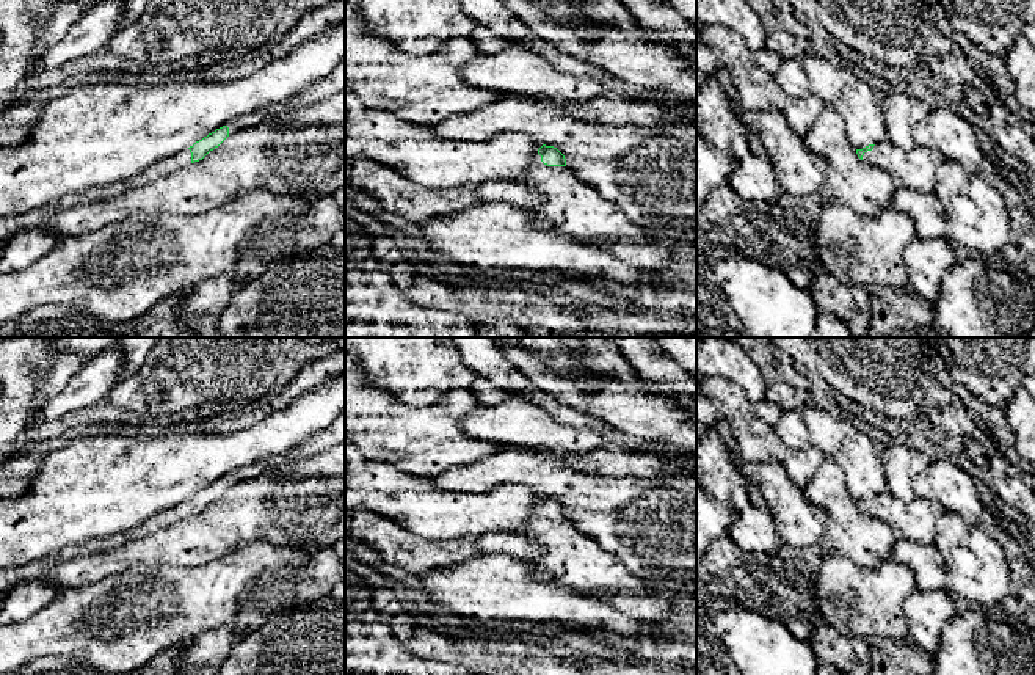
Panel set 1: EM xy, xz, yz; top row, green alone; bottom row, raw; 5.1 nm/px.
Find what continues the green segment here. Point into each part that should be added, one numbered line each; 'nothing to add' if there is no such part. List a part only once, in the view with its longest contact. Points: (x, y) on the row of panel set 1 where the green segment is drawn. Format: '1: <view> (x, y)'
1: xz (568, 204)

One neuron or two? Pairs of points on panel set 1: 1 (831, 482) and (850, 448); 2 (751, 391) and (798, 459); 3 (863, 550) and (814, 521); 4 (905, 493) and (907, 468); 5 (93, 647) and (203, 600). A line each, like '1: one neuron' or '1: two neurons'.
1: two neurons
2: two neurons
3: two neurons
4: one neuron
5: one neuron

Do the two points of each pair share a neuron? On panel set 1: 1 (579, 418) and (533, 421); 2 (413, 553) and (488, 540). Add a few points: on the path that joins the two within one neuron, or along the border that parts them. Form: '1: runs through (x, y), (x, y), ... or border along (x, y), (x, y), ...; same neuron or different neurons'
1: border along (526, 397), (538, 402), (560, 423), (591, 429); different neurons
2: runs through (432, 553), (449, 553), (469, 545); same neuron

